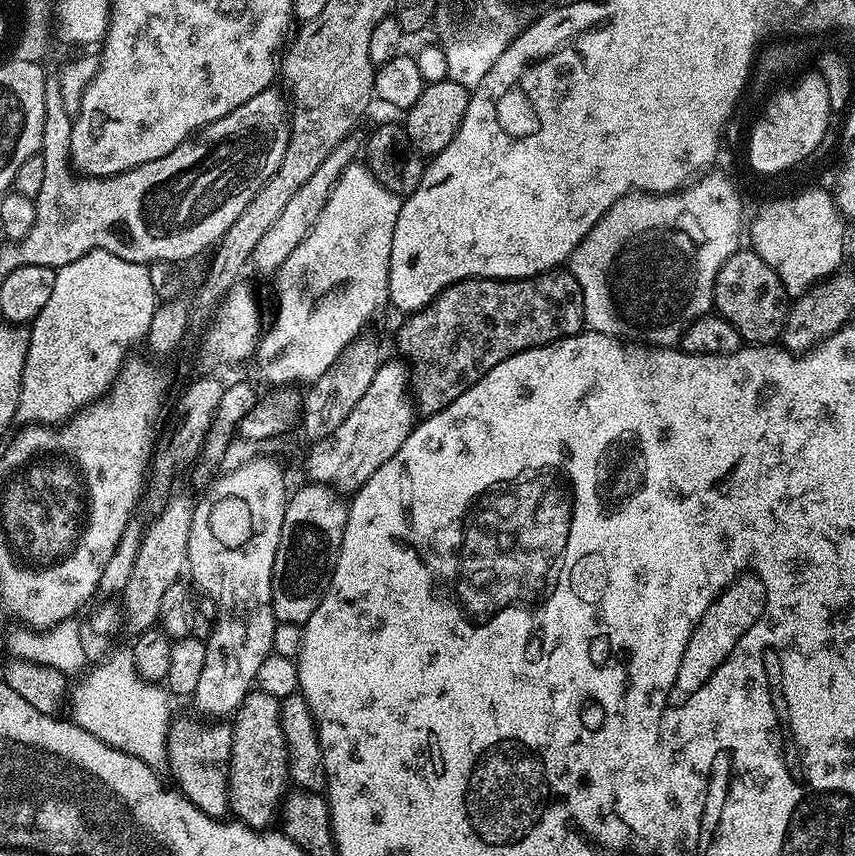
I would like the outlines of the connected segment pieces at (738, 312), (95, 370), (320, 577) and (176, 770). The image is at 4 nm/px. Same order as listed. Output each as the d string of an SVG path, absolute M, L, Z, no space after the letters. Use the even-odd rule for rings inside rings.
M741 250L726 258L714 282L712 302L718 315L738 330L741 341L753 345L771 344L781 339L790 297L778 274L774 274L774 270L770 270L756 252Z
M94 250L56 269L54 290L28 328L17 421L63 421L111 387L132 340L147 337L154 318L158 297L148 267Z
M311 482L289 495L272 571L272 609L281 624L306 623L330 586L348 521L345 501L338 499L331 489Z
M180 720L171 725L168 729L168 767L167 771L172 772L175 787L198 810L202 810L208 816L217 818L223 817L229 811L228 806L228 763L232 753L232 725L225 724L199 724L196 720Z

